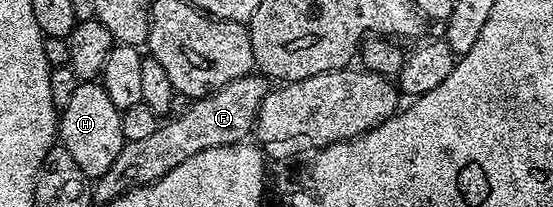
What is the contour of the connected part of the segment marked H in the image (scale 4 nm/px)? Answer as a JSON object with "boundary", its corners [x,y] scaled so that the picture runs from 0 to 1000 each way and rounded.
{"boundary":[[[141,396],[128,488],[107,536],[107,691],[128,739],[136,797],[150,816],[163,870],[181,865],[193,816],[201,816],[208,758],[215,758],[219,705],[226,696],[219,531],[201,493],[201,469],[184,430],[181,396]]]}

